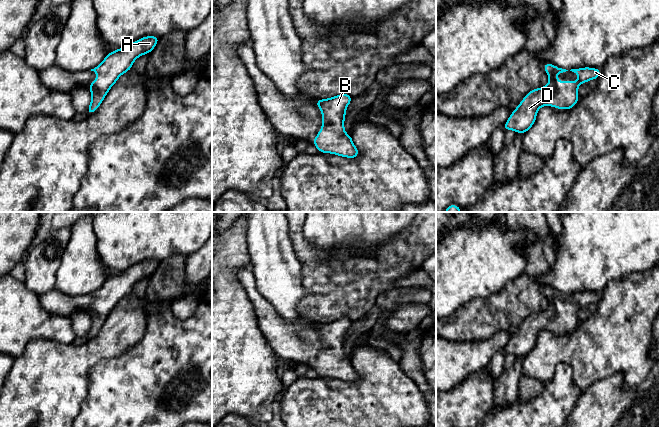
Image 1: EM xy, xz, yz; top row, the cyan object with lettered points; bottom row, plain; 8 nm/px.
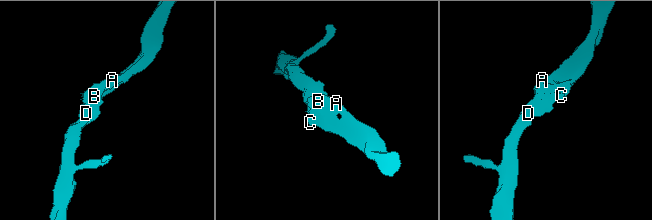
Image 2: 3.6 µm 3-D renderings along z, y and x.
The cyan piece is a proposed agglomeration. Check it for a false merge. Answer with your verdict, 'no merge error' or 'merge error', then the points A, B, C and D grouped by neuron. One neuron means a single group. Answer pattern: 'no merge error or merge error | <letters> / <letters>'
no merge error | A B C D

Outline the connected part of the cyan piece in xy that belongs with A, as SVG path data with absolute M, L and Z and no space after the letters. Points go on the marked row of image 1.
M159 36L142 37L125 48L118 48L108 53L100 65L91 69L96 73L97 80L91 81L89 85L91 103L86 111L88 115L93 114L100 107L111 87L122 74L131 70L134 61L139 56L152 52L159 38Z

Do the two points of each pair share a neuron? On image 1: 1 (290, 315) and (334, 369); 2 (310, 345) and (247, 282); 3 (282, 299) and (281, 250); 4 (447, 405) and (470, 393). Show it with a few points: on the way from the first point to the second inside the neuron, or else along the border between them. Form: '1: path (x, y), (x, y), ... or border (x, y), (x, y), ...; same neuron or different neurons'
1: border (272, 306), (289, 323); different neurons
2: path (290, 341), (268, 319), (259, 302); same neuron
3: path (282, 287), (281, 262); same neuron
4: path (453, 405), (458, 405), (464, 399); same neuron

